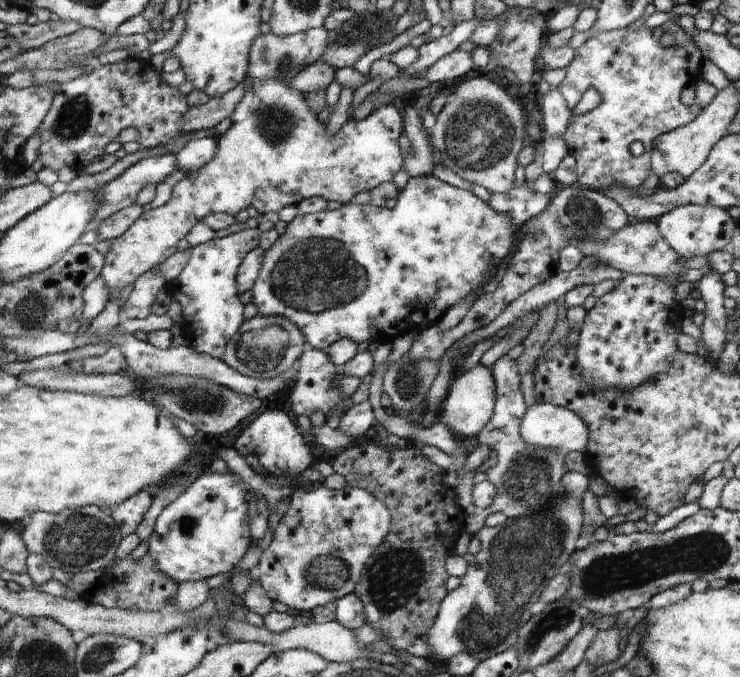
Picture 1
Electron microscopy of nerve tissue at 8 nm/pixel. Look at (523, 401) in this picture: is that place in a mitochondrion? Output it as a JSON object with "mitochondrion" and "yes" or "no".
{"mitochondrion":"no"}

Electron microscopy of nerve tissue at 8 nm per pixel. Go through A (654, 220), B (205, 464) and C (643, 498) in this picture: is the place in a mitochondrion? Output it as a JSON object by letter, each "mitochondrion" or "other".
{"A":"other","B":"other","C":"other"}

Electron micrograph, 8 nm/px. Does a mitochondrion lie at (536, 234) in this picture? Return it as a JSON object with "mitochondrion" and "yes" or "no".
{"mitochondrion":"yes"}

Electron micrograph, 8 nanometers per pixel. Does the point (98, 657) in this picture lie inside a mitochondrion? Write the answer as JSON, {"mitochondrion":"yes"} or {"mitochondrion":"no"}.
{"mitochondrion":"yes"}

